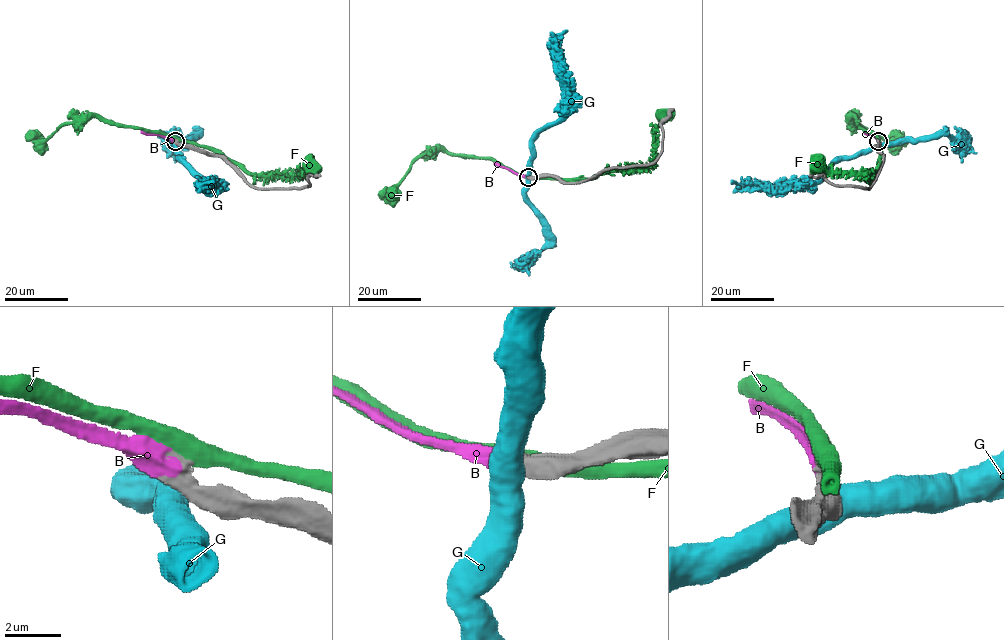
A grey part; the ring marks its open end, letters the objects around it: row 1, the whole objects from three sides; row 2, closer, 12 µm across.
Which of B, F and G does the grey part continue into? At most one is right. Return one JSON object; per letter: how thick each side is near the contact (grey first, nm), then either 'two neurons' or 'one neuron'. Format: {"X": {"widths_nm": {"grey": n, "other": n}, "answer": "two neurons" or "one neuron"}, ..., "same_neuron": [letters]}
{"B": {"widths_nm": {"grey": 650, "other": 650}, "answer": "one neuron"}, "F": {"widths_nm": {"grey": 550, "other": 550}, "answer": "two neurons"}, "G": {"widths_nm": {"grey": 550, "other": 850}, "answer": "two neurons"}, "same_neuron": ["B"]}

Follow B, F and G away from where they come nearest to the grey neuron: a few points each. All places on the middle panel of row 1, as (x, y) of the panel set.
B: (529, 177), (494, 162)
F: (529, 177), (595, 178), (607, 171), (646, 167), (652, 162), (655, 129), (662, 113)
G: (529, 178), (525, 200), (551, 239)

